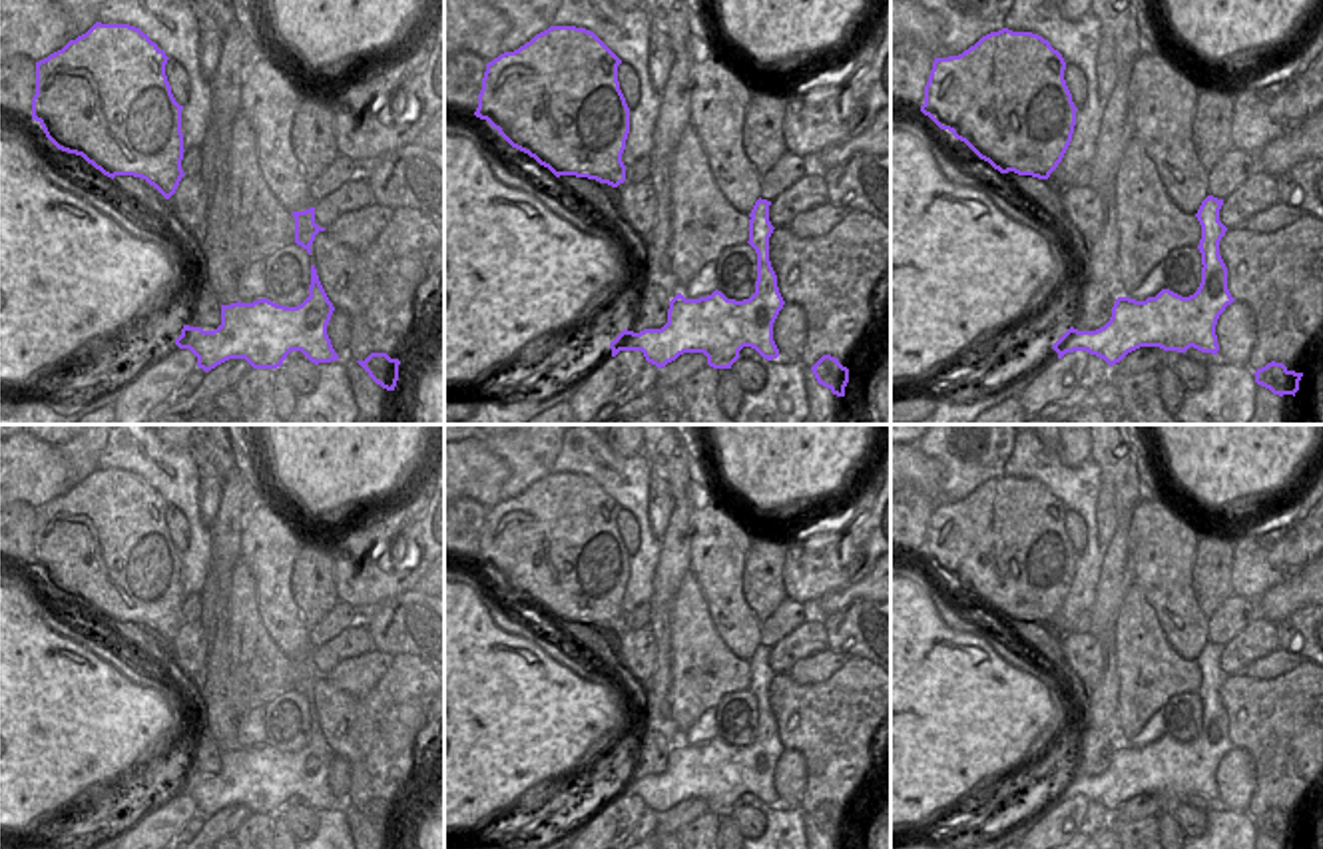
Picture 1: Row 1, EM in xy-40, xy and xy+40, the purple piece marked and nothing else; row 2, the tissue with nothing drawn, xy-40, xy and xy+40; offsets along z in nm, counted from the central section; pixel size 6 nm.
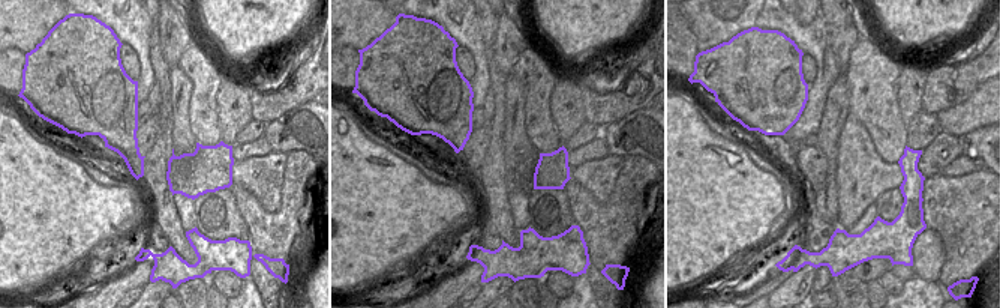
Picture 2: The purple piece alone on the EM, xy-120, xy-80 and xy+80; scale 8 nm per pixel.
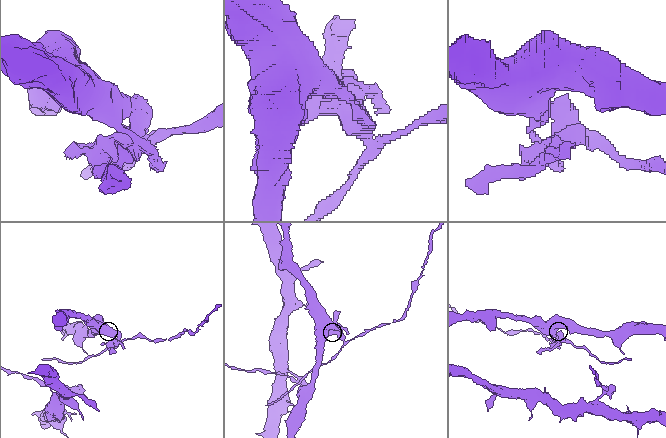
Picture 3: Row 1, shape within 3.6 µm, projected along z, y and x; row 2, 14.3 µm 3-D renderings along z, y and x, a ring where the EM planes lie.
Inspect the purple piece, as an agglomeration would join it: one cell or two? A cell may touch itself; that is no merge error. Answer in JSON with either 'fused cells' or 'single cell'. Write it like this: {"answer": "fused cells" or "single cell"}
{"answer": "fused cells"}

